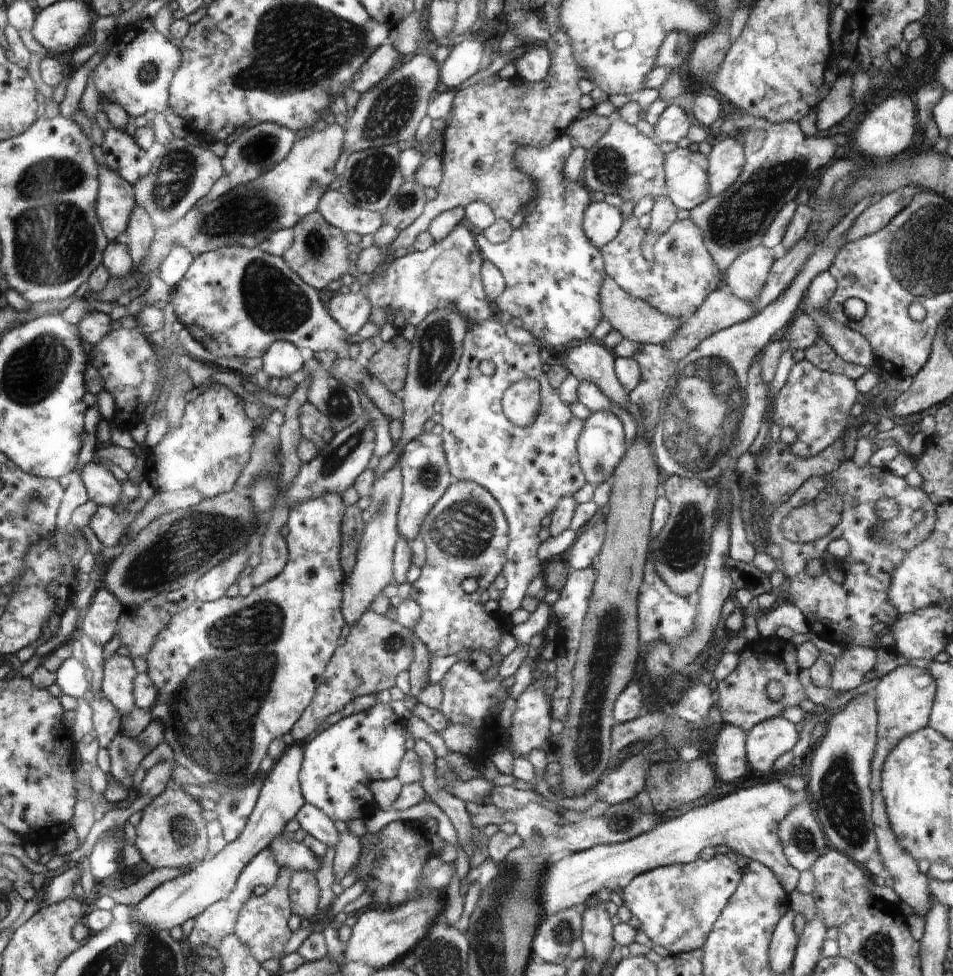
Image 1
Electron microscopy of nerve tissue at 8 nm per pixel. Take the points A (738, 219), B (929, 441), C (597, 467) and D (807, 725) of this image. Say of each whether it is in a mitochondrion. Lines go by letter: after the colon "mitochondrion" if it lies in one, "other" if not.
A: mitochondrion
B: other
C: mitochondrion
D: other

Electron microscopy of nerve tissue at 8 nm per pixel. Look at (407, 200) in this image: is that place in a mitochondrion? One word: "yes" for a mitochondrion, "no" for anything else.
yes

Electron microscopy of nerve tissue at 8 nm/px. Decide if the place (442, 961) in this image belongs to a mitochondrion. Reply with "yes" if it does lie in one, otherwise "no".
yes

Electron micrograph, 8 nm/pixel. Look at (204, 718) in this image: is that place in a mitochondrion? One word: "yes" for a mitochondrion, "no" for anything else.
yes

